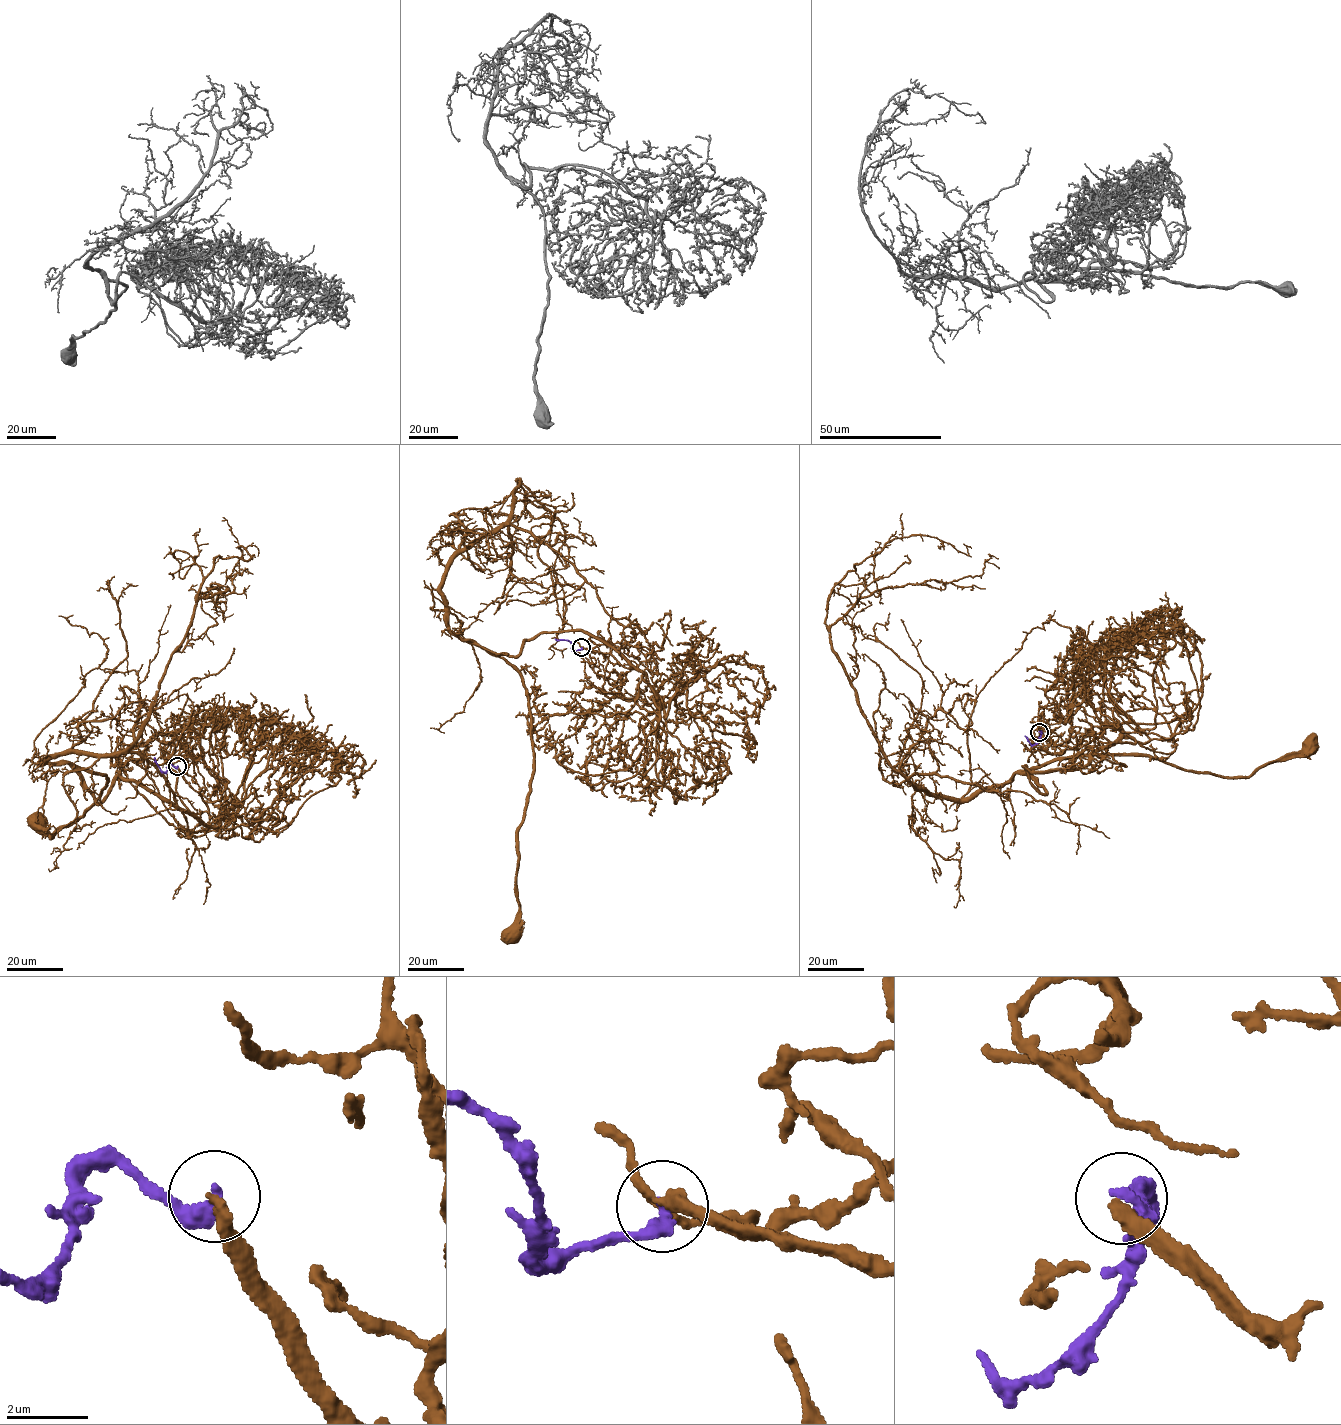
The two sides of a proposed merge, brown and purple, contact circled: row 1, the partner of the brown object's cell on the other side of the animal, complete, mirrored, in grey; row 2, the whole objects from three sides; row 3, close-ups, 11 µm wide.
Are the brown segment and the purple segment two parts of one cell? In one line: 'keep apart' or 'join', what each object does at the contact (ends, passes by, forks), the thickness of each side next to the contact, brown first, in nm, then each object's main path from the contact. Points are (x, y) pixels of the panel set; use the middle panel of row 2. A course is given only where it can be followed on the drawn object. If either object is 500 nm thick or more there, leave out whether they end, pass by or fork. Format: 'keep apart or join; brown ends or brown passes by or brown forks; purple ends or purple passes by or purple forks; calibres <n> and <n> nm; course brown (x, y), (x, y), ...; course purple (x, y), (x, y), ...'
keep apart; brown ends; purple ends; calibres 360 and 360 nm; course brown (582, 647), (633, 668), (581, 631), (543, 633), (515, 656), (489, 651), (519, 673), (533, 756), (511, 933); course purple (582, 647), (573, 651), (567, 640), (554, 639)

